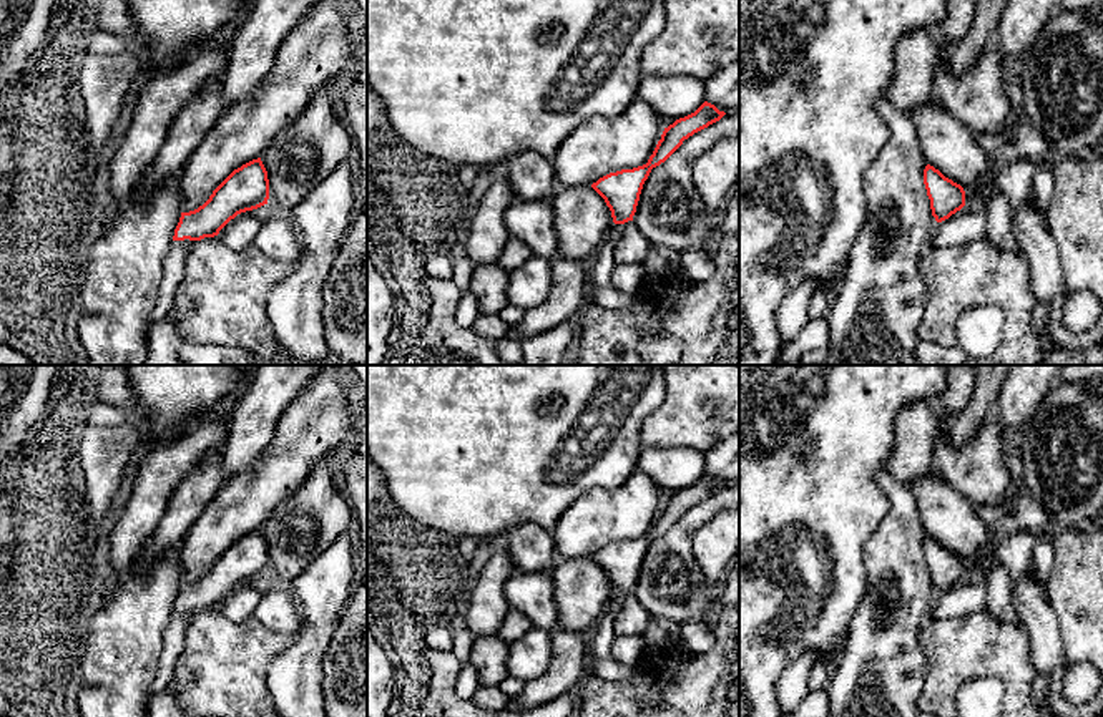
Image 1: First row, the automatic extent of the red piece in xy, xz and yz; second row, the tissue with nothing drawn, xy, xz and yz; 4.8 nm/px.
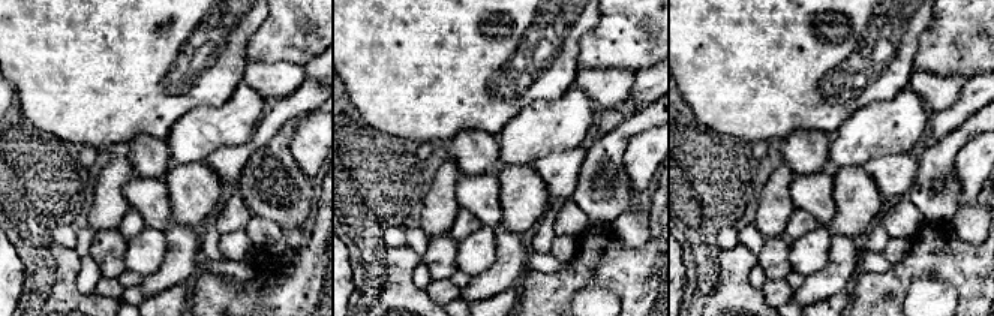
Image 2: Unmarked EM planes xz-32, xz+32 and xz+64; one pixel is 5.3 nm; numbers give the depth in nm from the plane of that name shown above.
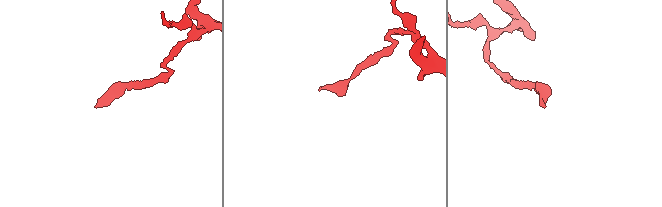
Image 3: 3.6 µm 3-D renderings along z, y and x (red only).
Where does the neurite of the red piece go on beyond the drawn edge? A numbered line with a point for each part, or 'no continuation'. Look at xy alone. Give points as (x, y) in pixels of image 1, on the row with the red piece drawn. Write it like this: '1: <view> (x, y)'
1: xy (173, 268)

